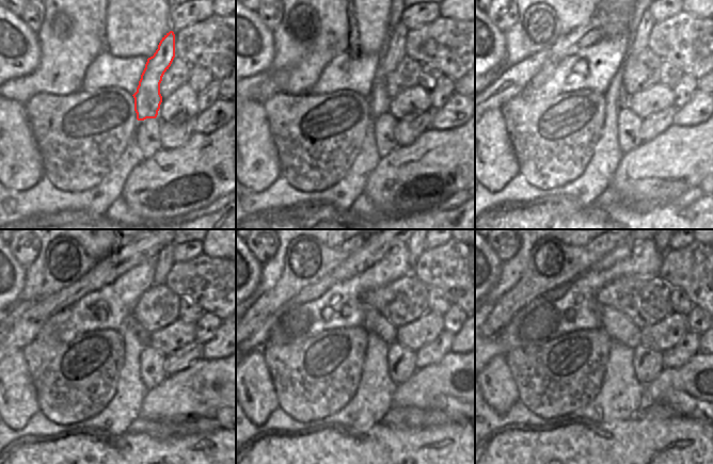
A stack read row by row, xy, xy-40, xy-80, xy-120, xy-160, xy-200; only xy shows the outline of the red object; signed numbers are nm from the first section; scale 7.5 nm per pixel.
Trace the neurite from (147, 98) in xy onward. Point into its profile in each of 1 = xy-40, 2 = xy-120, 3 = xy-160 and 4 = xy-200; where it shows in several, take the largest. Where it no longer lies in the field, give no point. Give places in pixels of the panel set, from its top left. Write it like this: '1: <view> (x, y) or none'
1: xy-40 (379, 98)
2: xy-120 (165, 260)
3: xy-160 (415, 251)
4: xy-200 (663, 251)

